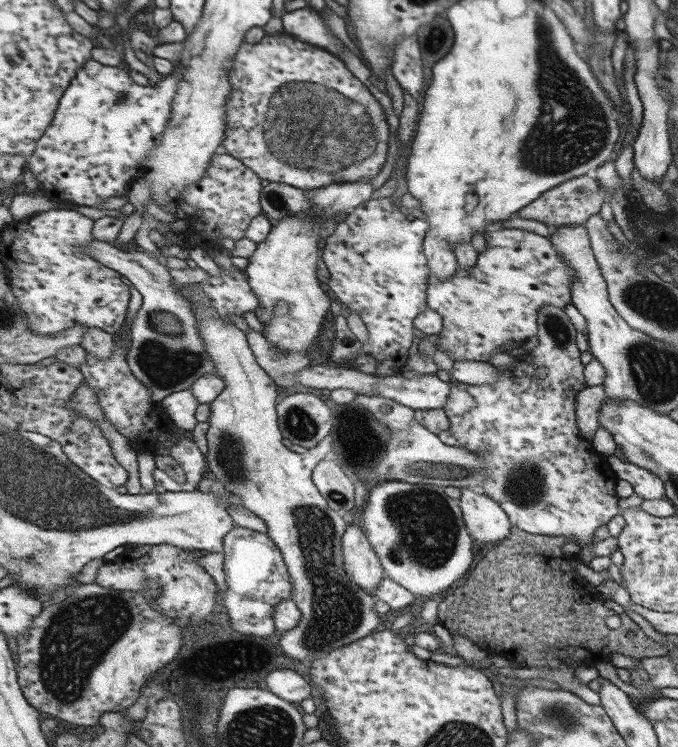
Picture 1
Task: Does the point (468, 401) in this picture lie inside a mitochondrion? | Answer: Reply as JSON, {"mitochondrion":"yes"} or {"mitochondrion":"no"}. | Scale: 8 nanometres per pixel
{"mitochondrion":"no"}

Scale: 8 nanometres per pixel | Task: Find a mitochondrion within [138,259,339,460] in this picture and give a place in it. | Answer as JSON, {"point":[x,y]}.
{"point":[301,424]}

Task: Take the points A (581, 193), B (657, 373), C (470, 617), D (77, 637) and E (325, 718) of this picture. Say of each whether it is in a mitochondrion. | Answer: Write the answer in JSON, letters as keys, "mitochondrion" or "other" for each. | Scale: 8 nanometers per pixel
{"A":"mitochondrion","B":"mitochondrion","C":"other","D":"mitochondrion","E":"other"}

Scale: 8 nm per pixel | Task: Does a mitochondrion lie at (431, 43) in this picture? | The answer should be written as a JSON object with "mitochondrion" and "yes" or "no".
{"mitochondrion":"no"}

